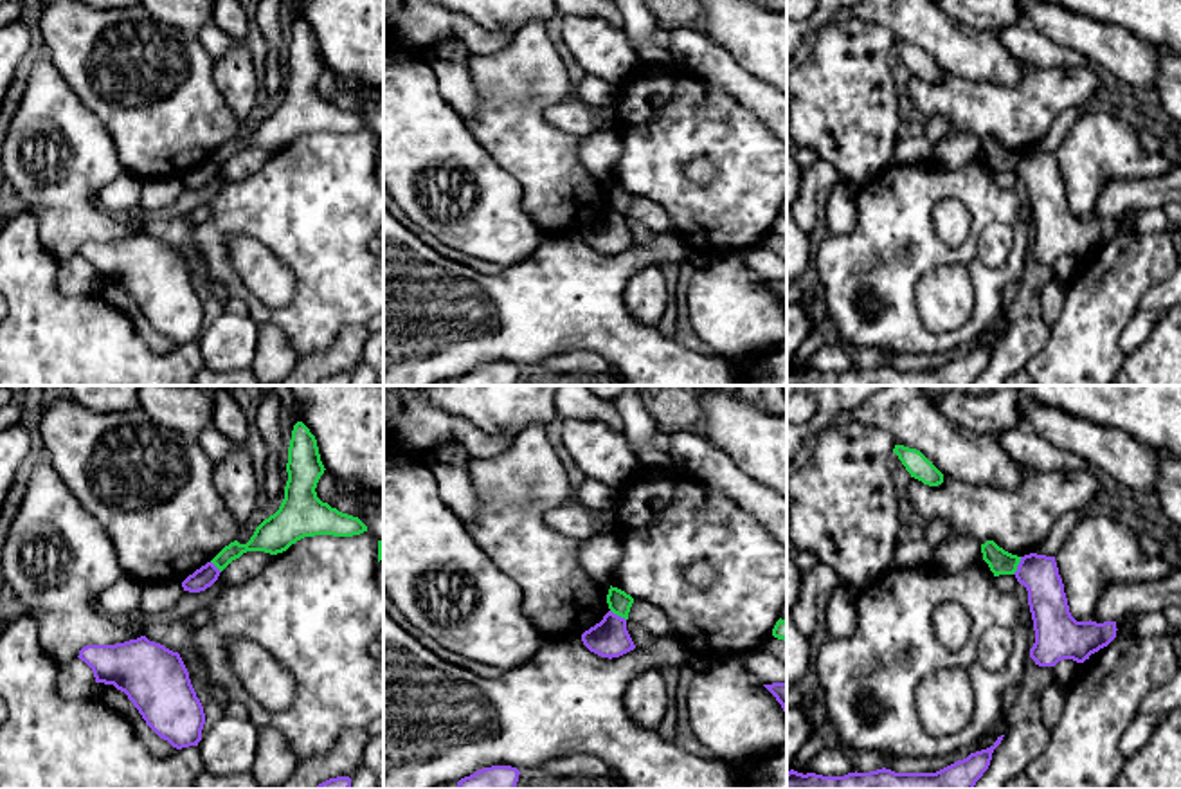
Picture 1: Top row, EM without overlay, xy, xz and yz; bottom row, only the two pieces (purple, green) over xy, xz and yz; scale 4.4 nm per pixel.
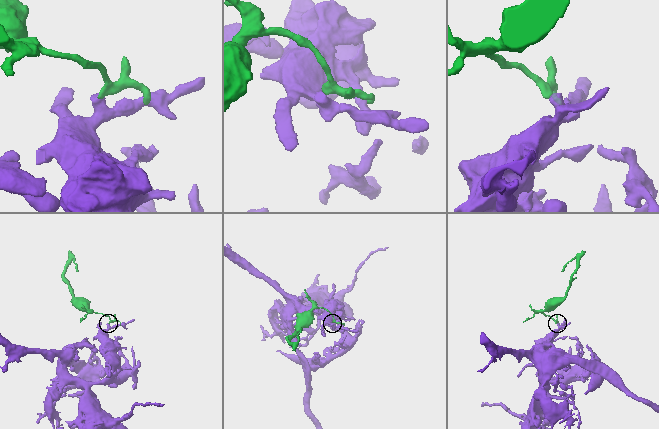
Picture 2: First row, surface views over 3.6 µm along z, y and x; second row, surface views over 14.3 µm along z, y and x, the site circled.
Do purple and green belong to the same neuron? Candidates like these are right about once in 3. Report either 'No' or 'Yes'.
No

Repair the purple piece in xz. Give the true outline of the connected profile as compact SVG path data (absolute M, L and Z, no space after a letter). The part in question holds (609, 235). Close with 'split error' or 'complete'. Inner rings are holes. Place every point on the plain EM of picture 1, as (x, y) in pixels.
M609 207L600 220L581 231L583 241L601 254L619 254L636 245L627 216Z | complete

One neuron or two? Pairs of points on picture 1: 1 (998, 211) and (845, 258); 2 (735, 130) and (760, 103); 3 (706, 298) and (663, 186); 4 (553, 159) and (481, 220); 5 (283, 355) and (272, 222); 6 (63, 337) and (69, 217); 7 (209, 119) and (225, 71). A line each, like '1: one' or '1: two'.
1: one
2: two
3: two
4: two
5: two
6: two
7: two

